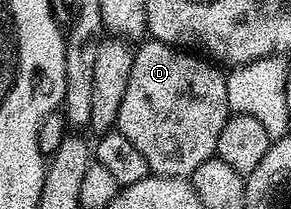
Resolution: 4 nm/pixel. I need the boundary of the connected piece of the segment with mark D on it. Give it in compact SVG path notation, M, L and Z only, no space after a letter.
M154 38L144 39L134 53L133 66L129 70L129 86L125 86L125 98L121 98L115 128L125 134L125 138L137 146L137 150L141 150L148 169L154 175L189 178L193 170L201 166L201 162L215 156L221 126L225 126L229 115L224 69L194 51L177 48Z

